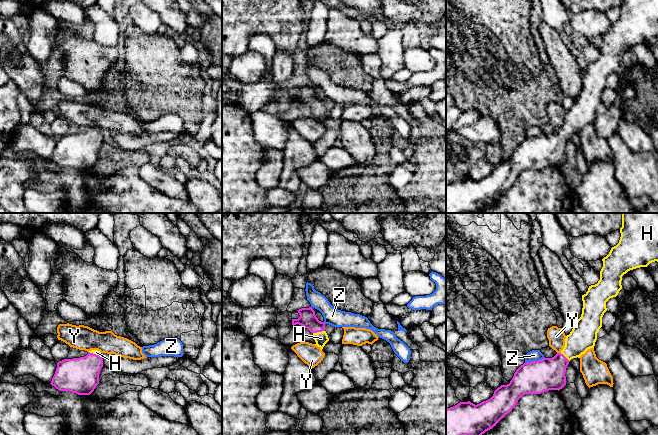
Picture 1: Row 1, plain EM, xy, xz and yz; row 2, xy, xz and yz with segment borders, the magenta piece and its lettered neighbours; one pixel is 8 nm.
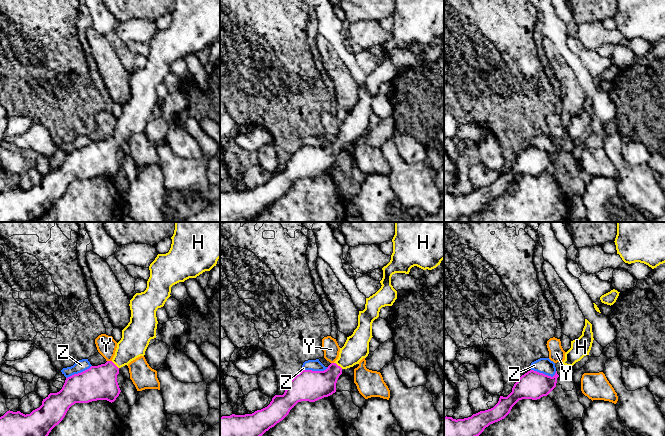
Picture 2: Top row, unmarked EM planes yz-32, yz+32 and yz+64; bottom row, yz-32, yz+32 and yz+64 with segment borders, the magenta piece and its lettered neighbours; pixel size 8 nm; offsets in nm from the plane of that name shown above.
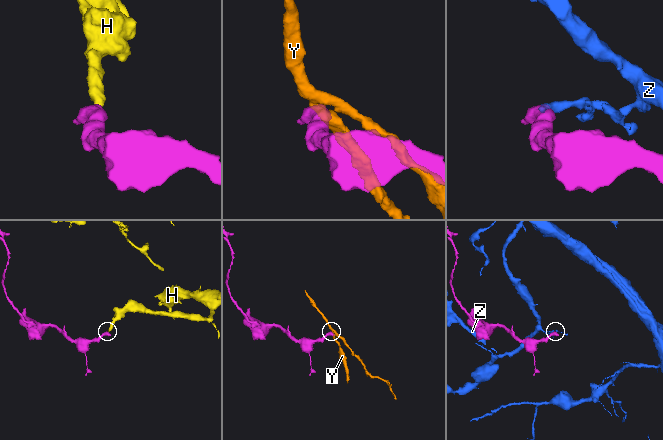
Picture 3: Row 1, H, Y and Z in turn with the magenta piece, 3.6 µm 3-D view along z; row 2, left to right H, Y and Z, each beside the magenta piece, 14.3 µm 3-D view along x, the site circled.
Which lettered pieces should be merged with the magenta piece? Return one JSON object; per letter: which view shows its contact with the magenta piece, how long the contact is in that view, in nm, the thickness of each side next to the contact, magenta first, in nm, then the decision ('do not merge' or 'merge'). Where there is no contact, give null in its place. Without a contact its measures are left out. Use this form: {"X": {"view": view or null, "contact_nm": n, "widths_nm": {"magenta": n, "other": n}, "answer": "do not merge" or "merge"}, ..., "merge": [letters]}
{"H": {"view": "xz", "contact_nm": 100, "widths_nm": {"magenta": 140, "other": 110}, "answer": "merge"}, "Y": {"view": "yz", "contact_nm": 30, "widths_nm": {"magenta": 260, "other": 140}, "answer": "do not merge"}, "Z": {"view": "yz", "contact_nm": 170, "widths_nm": {"magenta": 260, "other": 100}, "answer": "do not merge"}, "merge": ["H"]}

